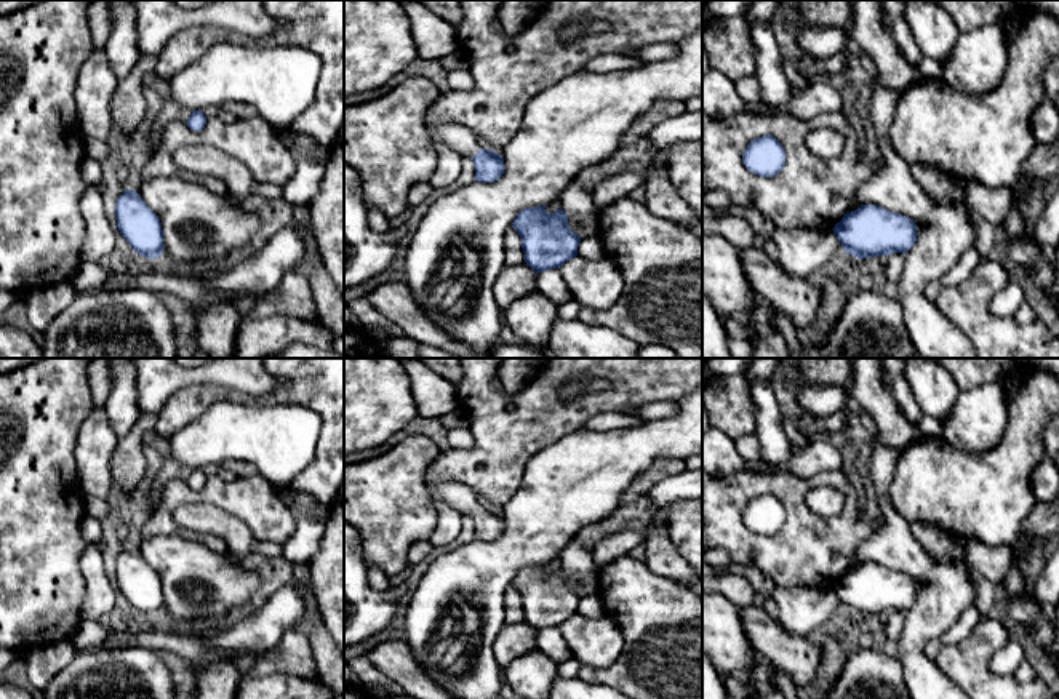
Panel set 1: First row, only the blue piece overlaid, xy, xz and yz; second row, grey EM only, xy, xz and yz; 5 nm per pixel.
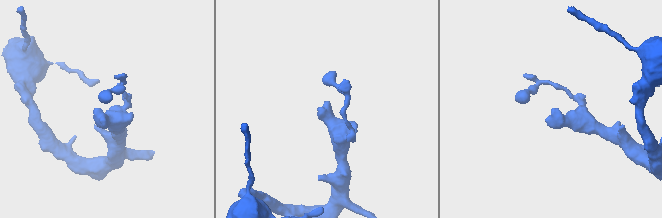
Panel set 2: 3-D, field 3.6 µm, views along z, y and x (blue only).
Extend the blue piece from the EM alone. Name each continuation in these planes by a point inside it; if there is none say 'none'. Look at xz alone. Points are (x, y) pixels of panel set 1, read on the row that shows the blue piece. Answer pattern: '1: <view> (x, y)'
1: xz (456, 136)

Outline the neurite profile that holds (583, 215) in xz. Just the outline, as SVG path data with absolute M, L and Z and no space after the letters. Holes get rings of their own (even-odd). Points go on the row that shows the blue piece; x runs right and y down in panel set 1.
M576 179L561 192L560 206L568 216L569 229L581 238L597 234L600 210L592 194Z

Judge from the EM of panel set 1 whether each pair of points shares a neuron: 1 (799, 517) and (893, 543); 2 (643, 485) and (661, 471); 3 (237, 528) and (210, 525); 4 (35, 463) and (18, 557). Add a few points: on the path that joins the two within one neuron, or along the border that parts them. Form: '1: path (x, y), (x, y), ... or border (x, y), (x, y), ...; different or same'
1: border (885, 522), (859, 544), (847, 567); different
2: path (648, 480), (656, 472); same
3: path (231, 528), (216, 525); same
4: path (35, 487), (35, 533); same

